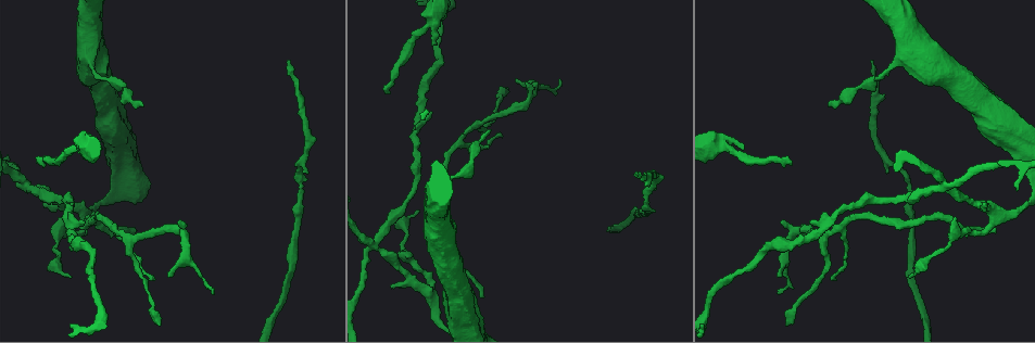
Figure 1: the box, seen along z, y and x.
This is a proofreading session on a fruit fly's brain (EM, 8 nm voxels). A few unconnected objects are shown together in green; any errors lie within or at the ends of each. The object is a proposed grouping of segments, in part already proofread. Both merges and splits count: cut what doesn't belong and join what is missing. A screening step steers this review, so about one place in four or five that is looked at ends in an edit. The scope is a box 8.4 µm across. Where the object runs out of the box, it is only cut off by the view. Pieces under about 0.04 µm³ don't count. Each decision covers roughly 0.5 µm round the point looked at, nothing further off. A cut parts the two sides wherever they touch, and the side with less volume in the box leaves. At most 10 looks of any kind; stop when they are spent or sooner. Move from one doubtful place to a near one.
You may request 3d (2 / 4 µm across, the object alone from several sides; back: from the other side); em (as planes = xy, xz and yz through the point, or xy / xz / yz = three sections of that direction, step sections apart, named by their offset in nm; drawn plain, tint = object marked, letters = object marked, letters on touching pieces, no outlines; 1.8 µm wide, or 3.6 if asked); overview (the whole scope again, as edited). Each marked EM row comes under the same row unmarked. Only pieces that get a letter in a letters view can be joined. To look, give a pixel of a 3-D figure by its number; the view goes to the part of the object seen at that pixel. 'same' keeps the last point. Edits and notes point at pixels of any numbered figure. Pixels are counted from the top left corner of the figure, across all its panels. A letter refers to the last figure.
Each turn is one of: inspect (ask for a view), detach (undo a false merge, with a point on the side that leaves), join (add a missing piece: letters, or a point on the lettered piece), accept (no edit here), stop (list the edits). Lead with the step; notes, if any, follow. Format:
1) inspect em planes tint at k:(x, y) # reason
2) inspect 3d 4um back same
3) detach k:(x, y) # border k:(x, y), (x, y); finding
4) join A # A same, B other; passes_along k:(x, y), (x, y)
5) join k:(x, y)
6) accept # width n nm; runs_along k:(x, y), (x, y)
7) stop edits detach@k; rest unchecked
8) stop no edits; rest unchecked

inspect em planes letters at 1:(135, 229)

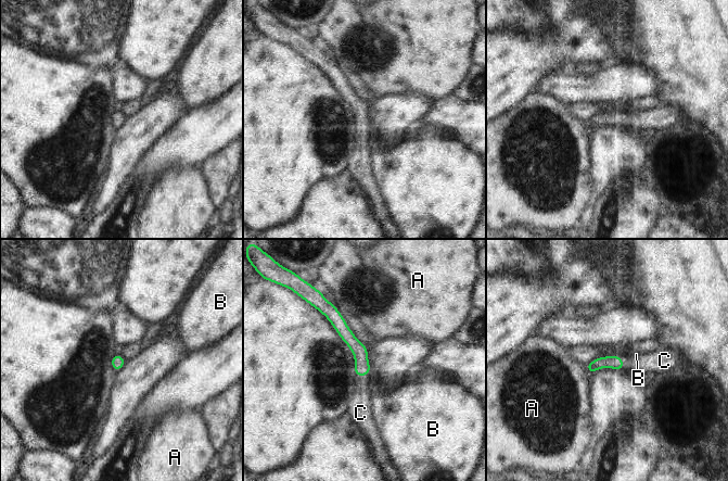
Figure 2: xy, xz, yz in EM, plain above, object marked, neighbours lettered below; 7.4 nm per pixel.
join C # A other, B other, C same; it goes on there

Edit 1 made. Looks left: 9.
inspect overview

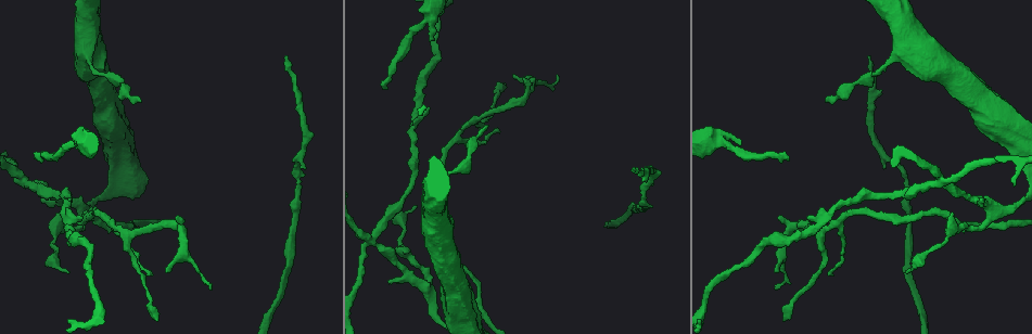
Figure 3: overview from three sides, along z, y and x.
inspect 3d 4um at 3:(24, 183) # four or more arms meet

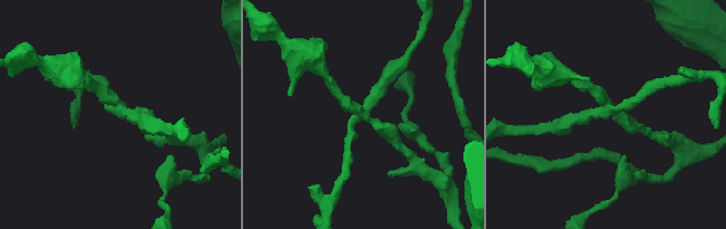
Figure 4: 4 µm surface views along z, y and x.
inspect em yz step 16 letters at 4:(607, 110) # arms 4

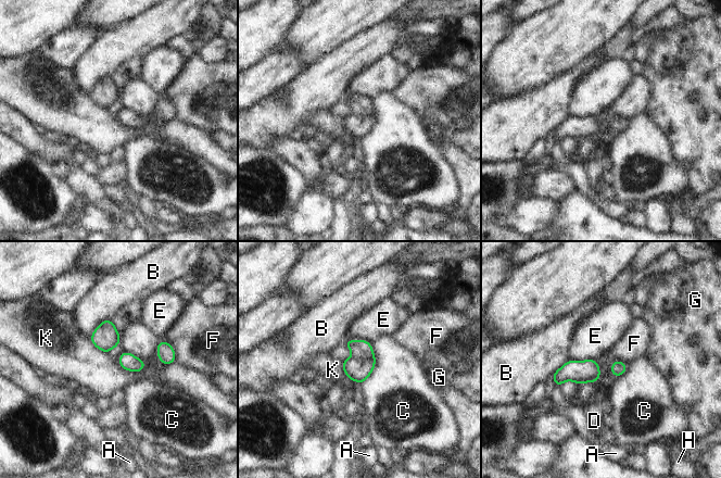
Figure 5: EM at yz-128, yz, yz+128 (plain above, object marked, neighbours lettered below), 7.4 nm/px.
detach 5:(356, 369) # width 110 nm; A other, B other, C other, D other, E other, F other, G other, H other, K other; border 5:(352, 355), (365, 361), (374, 361); a second cell is stuck on

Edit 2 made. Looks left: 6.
inspect em yz step 16 tint at 3:(284, 55) # long arm stops here

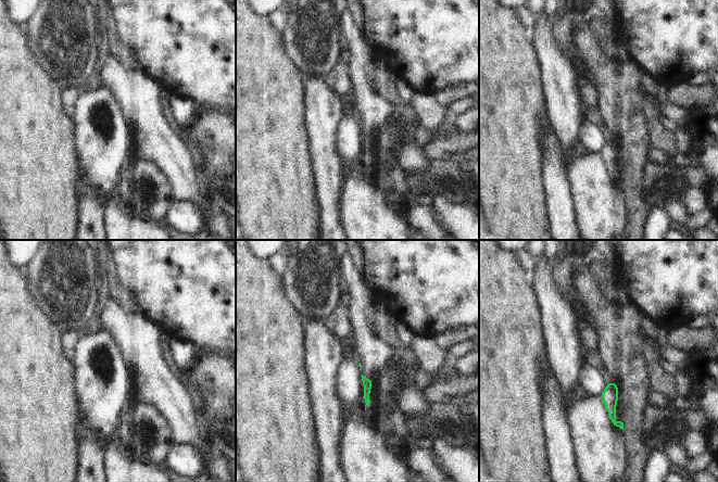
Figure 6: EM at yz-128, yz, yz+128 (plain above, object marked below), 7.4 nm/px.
inspect em yz step 16 letters same # what lies round it

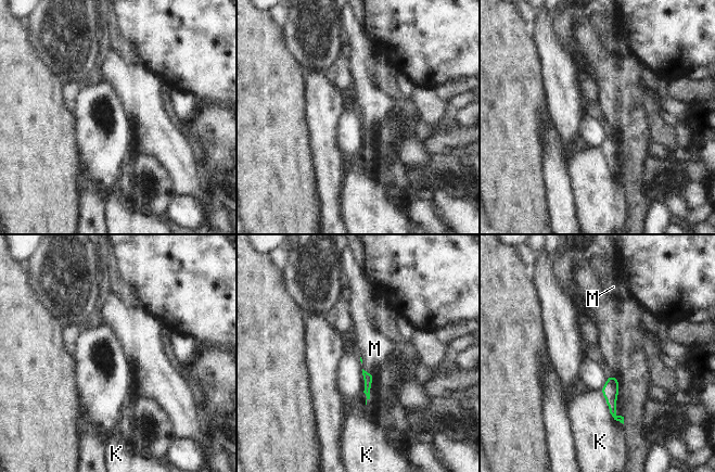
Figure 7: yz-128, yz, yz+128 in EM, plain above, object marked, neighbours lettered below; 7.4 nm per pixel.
join M # K other, M same; passes_along 7:(367, 377), (366, 371), (374, 348); the cell continues

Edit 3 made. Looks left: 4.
stop edits join@2, detach@5, join@7; rest unchecked

